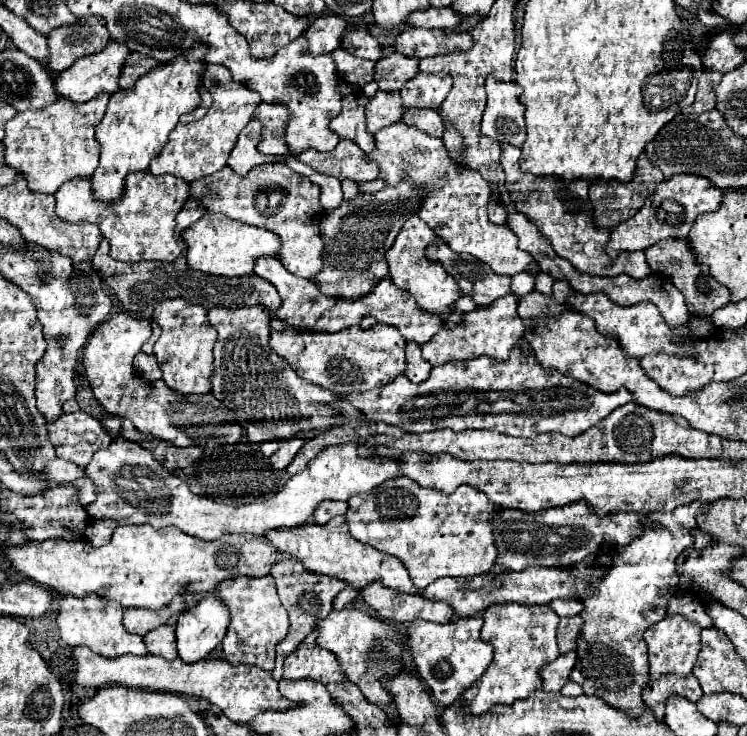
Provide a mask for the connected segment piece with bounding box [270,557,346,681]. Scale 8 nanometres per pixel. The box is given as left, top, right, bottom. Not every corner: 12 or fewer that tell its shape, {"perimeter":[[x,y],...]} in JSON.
{"perimeter":[[284,559],[272,567],[290,631],[276,647],[284,659],[332,611],[344,581]]}

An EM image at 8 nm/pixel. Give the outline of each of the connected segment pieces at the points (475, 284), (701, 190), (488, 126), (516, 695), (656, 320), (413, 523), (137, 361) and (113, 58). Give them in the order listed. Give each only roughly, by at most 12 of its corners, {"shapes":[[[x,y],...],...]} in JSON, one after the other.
{"shapes":[[[440,239],[428,259],[456,277],[476,305],[508,295],[510,279],[492,273],[468,253],[454,253]],[[706,177],[662,181],[606,245],[642,251],[686,239],[696,217],[722,205]],[[486,81],[482,133],[524,143],[520,85]],[[490,605],[494,661],[462,697],[478,715],[540,689],[560,655],[550,605]],[[604,293],[568,303],[622,351],[696,355],[688,323],[670,327],[656,305],[622,307]],[[410,477],[348,501],[350,535],[414,585],[486,573],[498,505]],[[142,351],[134,371],[149,381],[162,378],[158,361]],[[110,39],[58,73],[56,93],[74,103],[116,93],[130,51]]]}

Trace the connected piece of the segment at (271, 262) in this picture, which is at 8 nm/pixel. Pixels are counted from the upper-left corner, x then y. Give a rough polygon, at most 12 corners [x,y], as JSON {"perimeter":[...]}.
{"perimeter":[[260,257],[258,277],[276,287],[274,315],[290,327],[312,329],[338,301],[314,281]]}

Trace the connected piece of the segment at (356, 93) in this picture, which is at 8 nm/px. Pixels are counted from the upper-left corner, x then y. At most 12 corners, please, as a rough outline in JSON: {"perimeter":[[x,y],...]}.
{"perimeter":[[342,81],[344,105],[330,121],[342,139],[354,141],[364,153],[374,149],[366,131],[368,99],[360,87]]}

